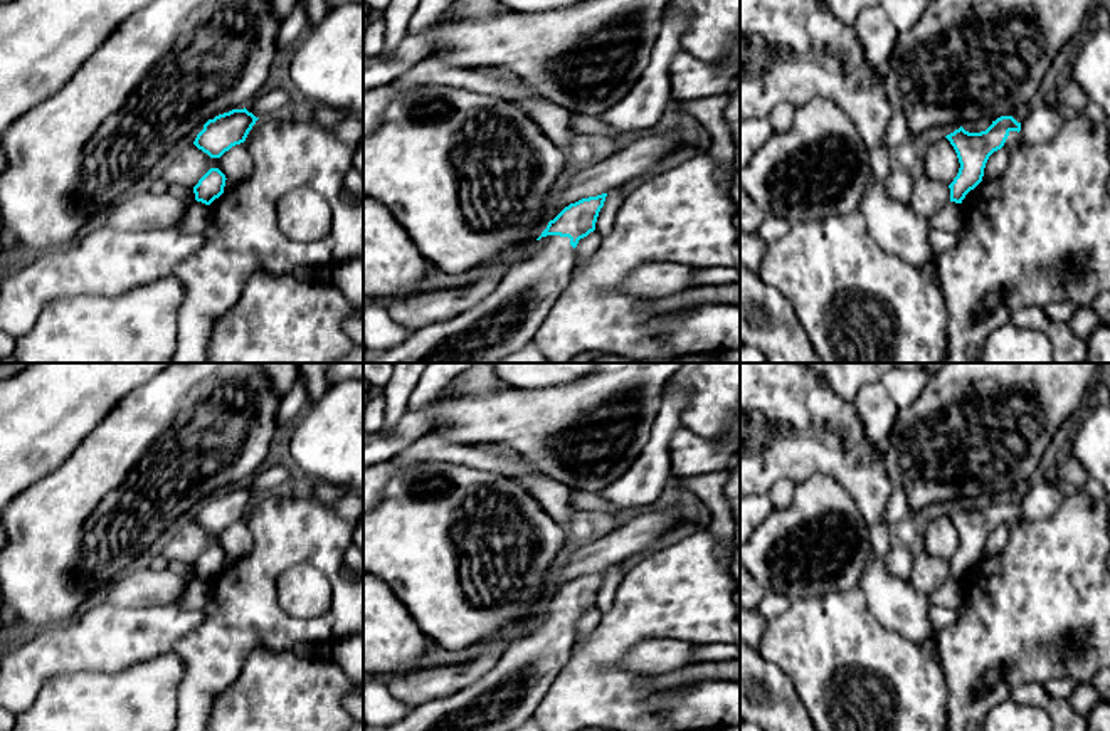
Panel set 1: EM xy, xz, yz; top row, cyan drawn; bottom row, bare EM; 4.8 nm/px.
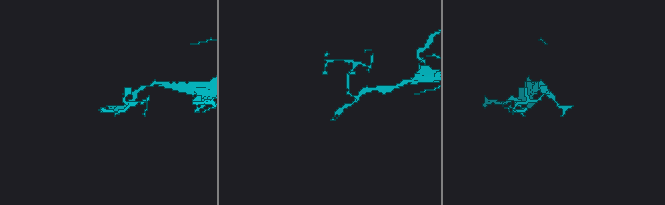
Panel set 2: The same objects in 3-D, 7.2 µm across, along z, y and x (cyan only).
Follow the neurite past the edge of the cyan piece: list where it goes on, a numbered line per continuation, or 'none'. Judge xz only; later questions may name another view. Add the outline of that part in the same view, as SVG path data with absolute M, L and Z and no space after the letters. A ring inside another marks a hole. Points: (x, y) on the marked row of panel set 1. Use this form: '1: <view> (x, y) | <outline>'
1: xz (507, 321) | M542 237L510 262L486 301L409 333L405 341L375 355L372 363L498 363L533 343L538 328L567 289L577 259L568 237Z

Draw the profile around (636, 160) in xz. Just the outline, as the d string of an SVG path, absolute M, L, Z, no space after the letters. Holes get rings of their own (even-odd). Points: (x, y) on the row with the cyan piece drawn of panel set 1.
M678 133L648 134L637 138L616 155L600 156L592 166L579 171L555 188L543 213L543 229L570 203L607 193L629 180L646 176L679 145Z

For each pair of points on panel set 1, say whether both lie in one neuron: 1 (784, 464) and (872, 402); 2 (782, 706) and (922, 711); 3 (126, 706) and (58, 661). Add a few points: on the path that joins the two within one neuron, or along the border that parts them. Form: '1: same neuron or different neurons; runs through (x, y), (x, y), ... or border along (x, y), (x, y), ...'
1: different neurons; border along (853, 402), (865, 434), (878, 446)
2: different neurons; border along (782, 673), (791, 681), (808, 713)
3: different neurons; border along (116, 673), (63, 673), (52, 676), (41, 691)

